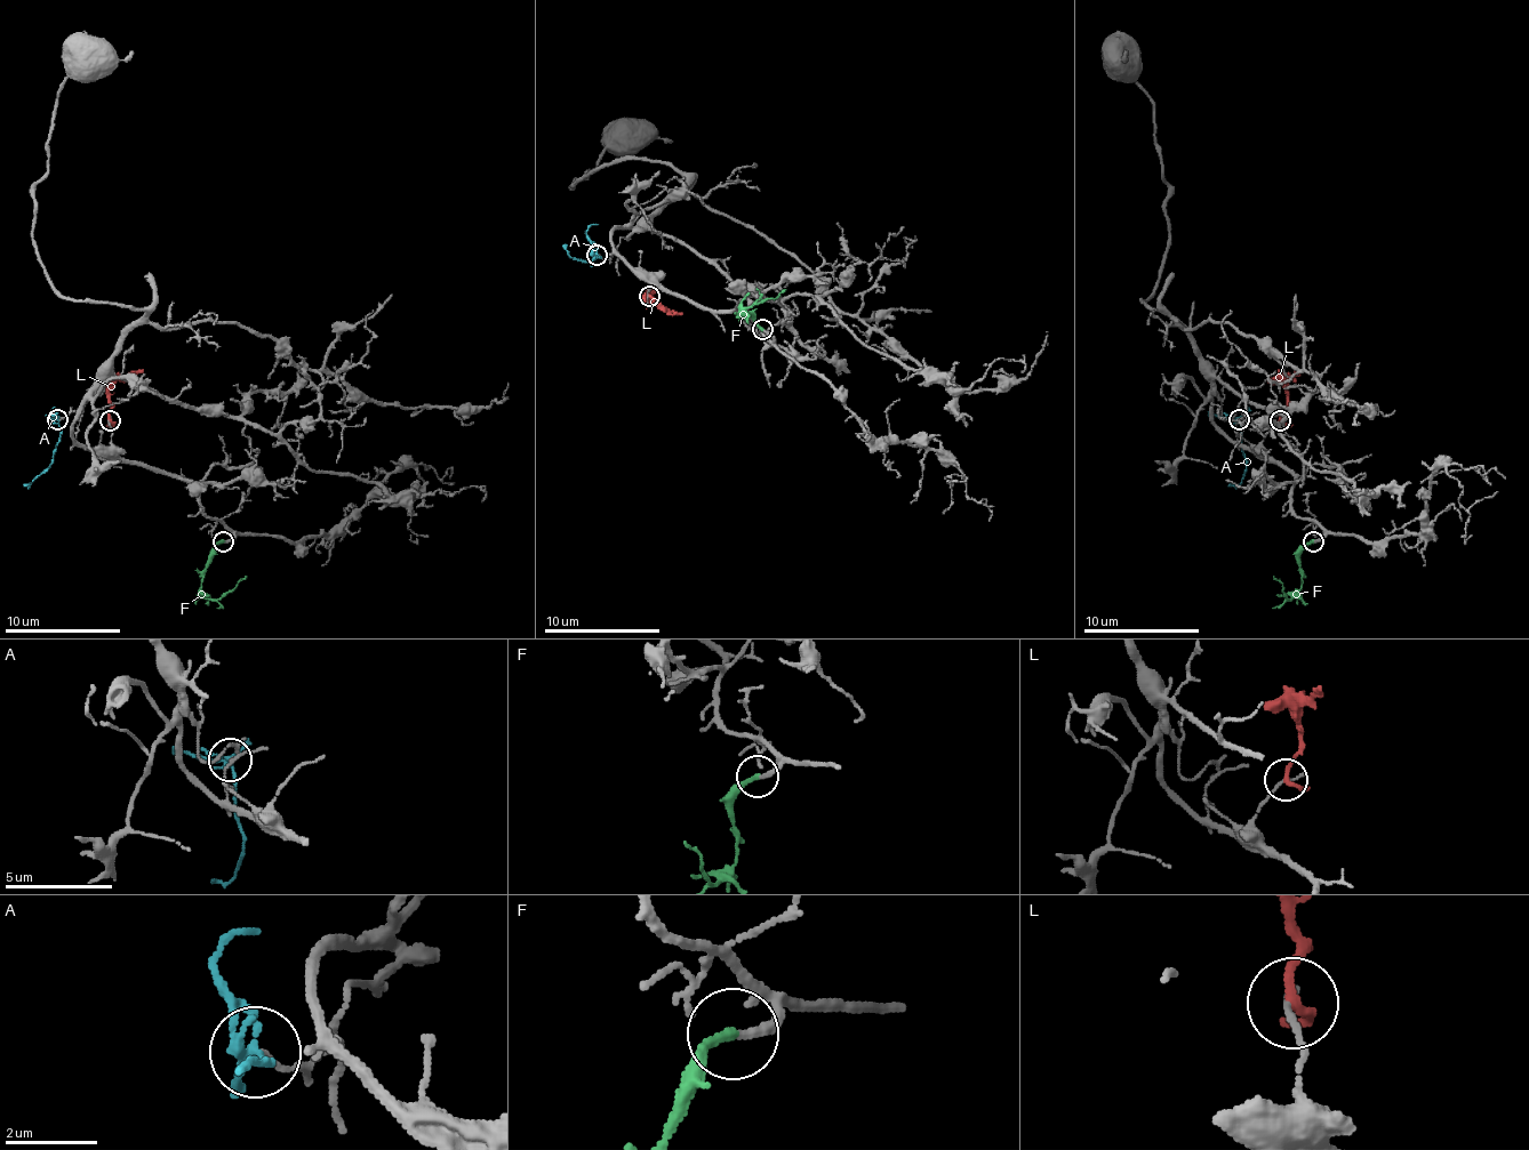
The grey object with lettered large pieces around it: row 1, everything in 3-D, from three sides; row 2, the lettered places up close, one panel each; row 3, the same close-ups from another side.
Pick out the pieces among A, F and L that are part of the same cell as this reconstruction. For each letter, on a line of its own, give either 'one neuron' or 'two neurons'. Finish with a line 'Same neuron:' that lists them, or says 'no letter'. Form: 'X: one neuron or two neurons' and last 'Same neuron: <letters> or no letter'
A: two neurons
F: one neuron
L: two neurons
Same neuron: F

